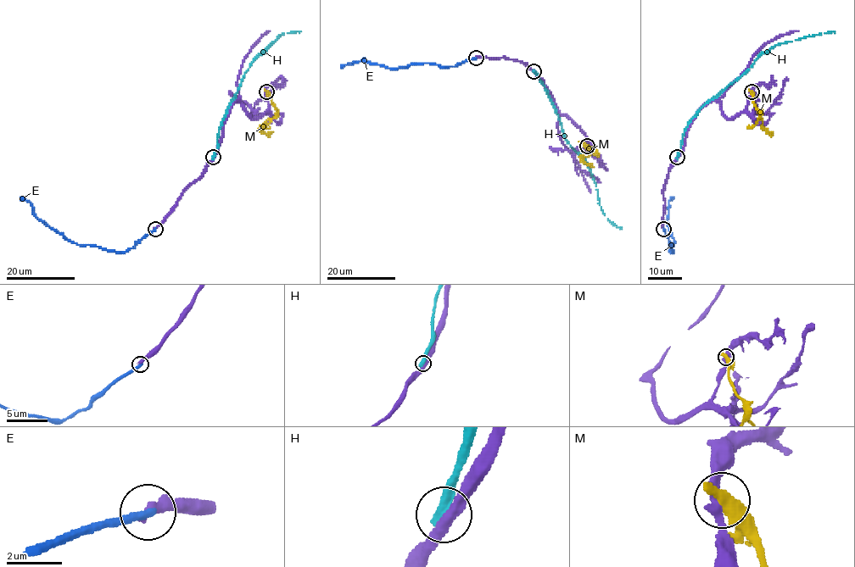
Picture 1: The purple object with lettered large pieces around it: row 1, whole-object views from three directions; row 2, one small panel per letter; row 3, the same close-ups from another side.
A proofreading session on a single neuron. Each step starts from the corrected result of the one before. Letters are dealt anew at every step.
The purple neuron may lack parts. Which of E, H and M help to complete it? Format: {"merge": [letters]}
{"merge": []}

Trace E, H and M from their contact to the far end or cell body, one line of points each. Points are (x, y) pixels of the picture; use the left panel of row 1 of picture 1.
E: (154, 229), (123, 252), (78, 245), (44, 225), (35, 215), (33, 207), (19, 197)
H: (213, 157), (222, 119), (251, 61), (278, 36), (300, 30)
M: (266, 92), (276, 113), (261, 130), (264, 133), (273, 131)

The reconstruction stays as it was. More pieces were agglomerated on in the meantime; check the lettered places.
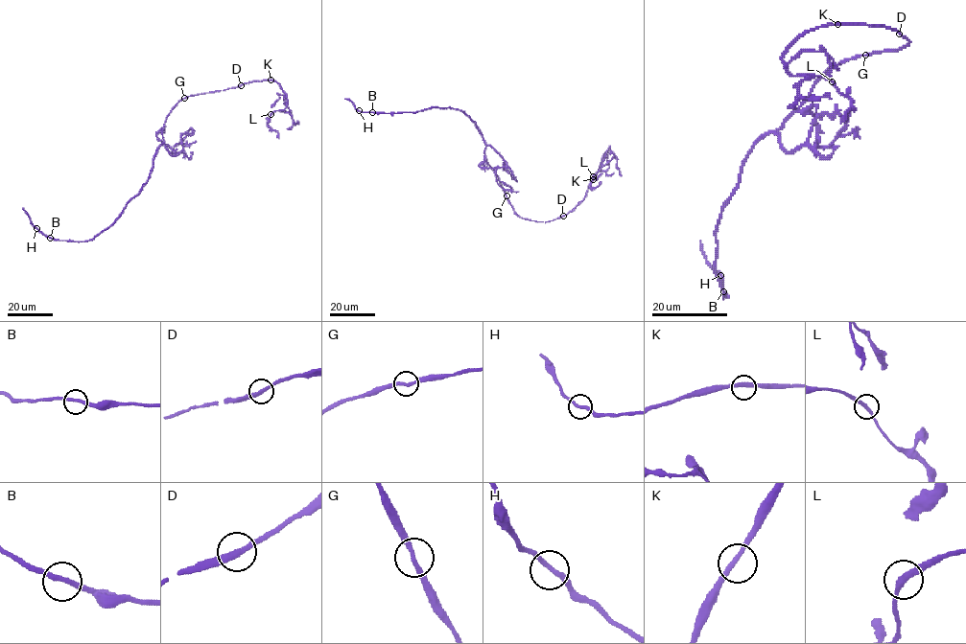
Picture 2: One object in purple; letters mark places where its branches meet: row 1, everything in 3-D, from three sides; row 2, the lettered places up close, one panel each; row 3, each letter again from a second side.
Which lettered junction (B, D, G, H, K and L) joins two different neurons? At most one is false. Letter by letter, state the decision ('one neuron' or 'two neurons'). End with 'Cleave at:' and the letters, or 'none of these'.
B: one neuron
D: one neuron
G: one neuron
H: one neuron
K: one neuron
L: one neuron
Cleave at: none of these

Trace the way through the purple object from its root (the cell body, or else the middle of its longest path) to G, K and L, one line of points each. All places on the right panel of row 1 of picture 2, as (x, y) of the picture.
G: (828, 71), (864, 55)
K: (828, 71), (849, 59), (894, 51), (909, 42), (897, 31), (883, 26), (837, 24)
L: (828, 71), (909, 41), (893, 29), (859, 23), (805, 31), (783, 57), (785, 68), (832, 81)

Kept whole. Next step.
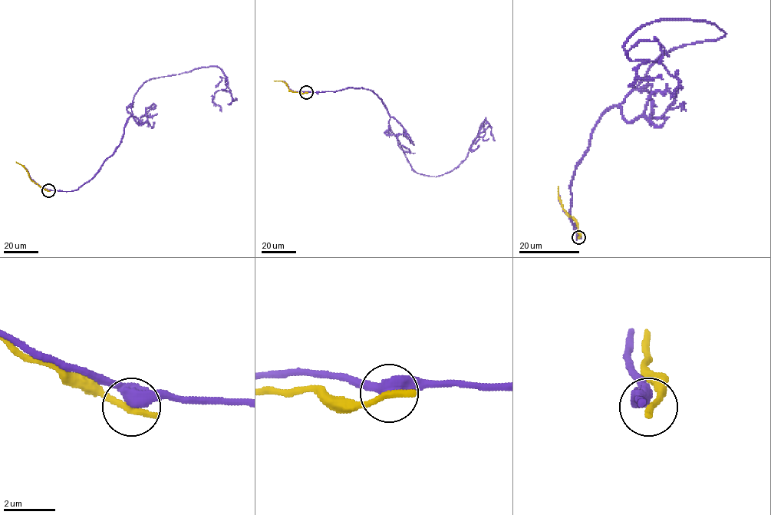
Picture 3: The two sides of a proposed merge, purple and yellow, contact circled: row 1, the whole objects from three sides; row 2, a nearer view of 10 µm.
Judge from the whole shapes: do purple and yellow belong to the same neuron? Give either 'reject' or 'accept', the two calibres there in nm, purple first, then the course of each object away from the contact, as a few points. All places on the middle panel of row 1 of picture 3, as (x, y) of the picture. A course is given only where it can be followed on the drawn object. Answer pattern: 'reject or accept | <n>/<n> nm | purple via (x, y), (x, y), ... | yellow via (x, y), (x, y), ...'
reject | 480/320 nm | purple via (305, 92), (371, 90), (416, 173), (437, 176), (456, 169), (485, 118), (471, 150), (479, 145) | yellow via (305, 92), (292, 92), (285, 82), (274, 81)

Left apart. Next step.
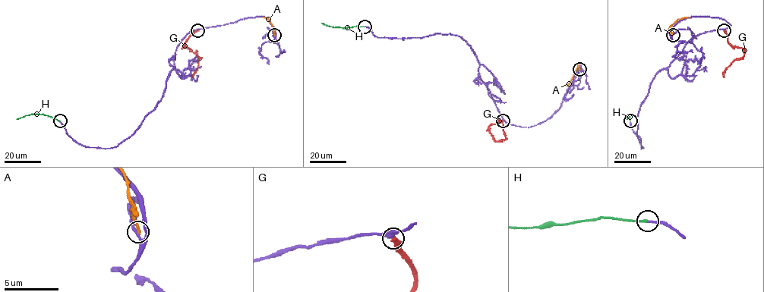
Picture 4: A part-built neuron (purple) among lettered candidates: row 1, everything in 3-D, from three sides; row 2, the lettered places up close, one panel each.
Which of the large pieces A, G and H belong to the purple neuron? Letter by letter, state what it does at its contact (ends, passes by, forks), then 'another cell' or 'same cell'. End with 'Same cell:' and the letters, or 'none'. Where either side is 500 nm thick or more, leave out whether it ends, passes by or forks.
A: it ends there; another cell
G: it ends there; another cell
H: it ends there; same cell
Same cell: H

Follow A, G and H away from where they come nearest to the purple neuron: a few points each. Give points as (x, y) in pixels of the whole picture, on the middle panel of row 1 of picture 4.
A: (579, 69), (578, 65), (566, 86)
G: (503, 120), (489, 127), (490, 134), (497, 142), (505, 138), (503, 124), (500, 120), (497, 120)
H: (364, 26), (330, 26), (321, 23)

